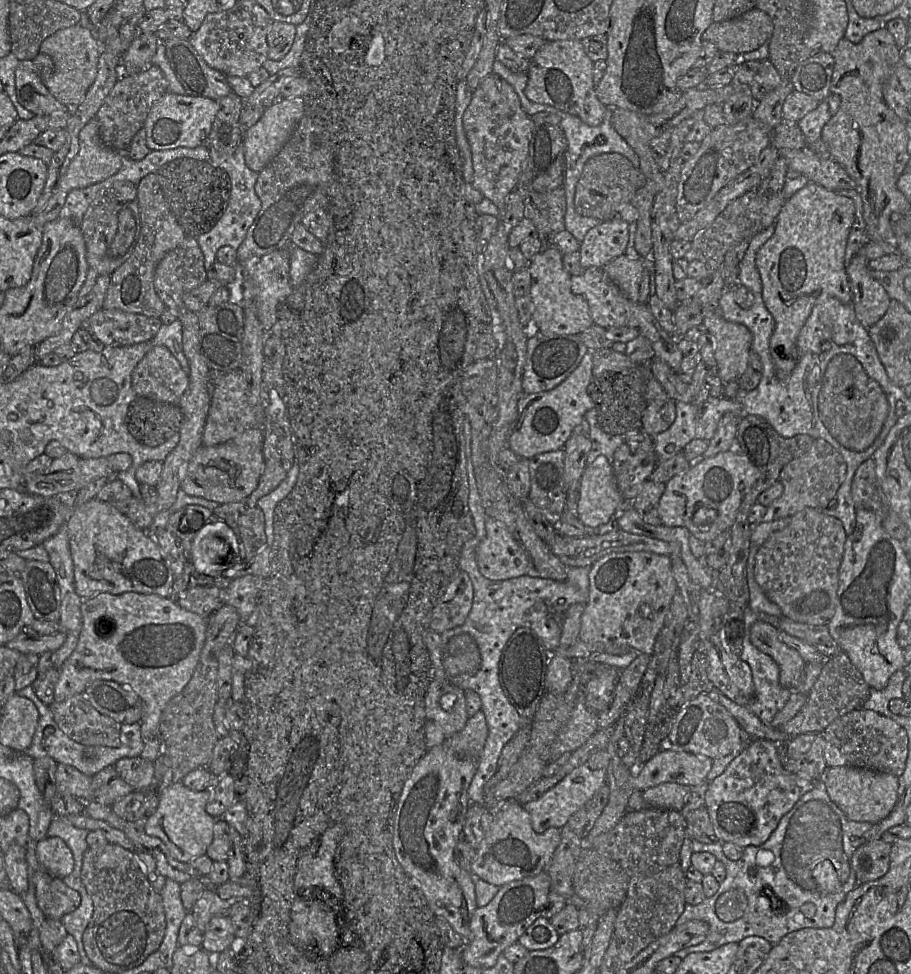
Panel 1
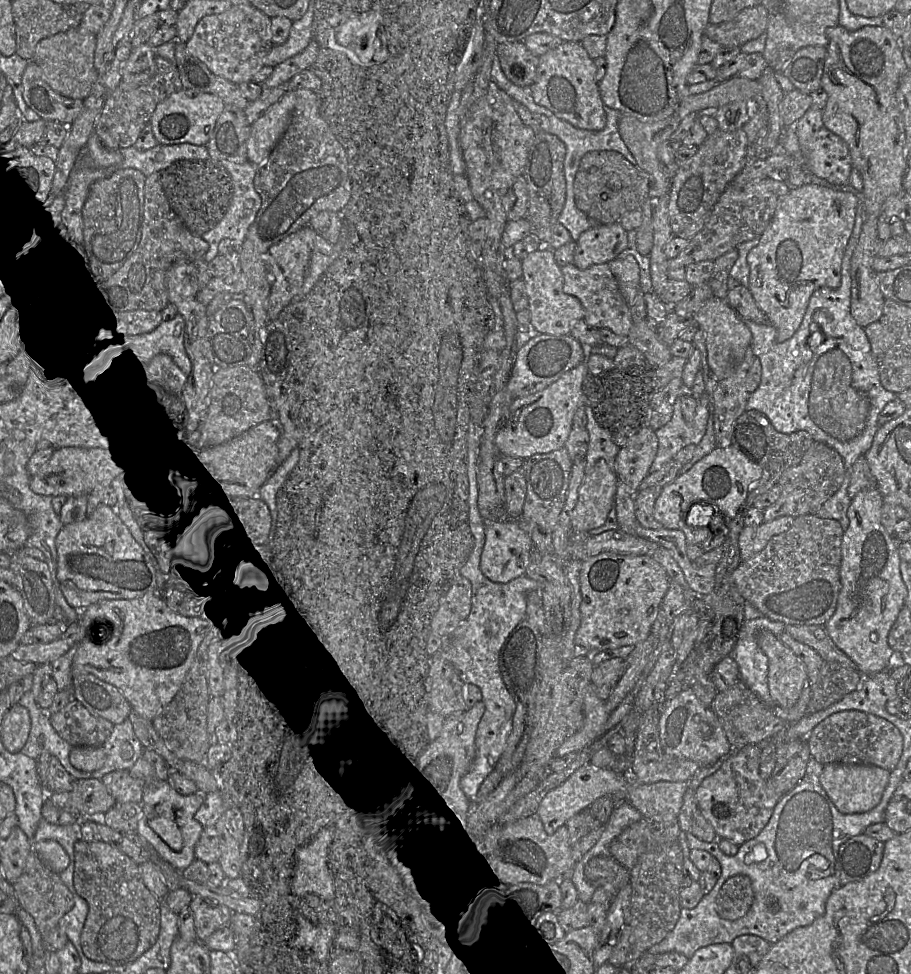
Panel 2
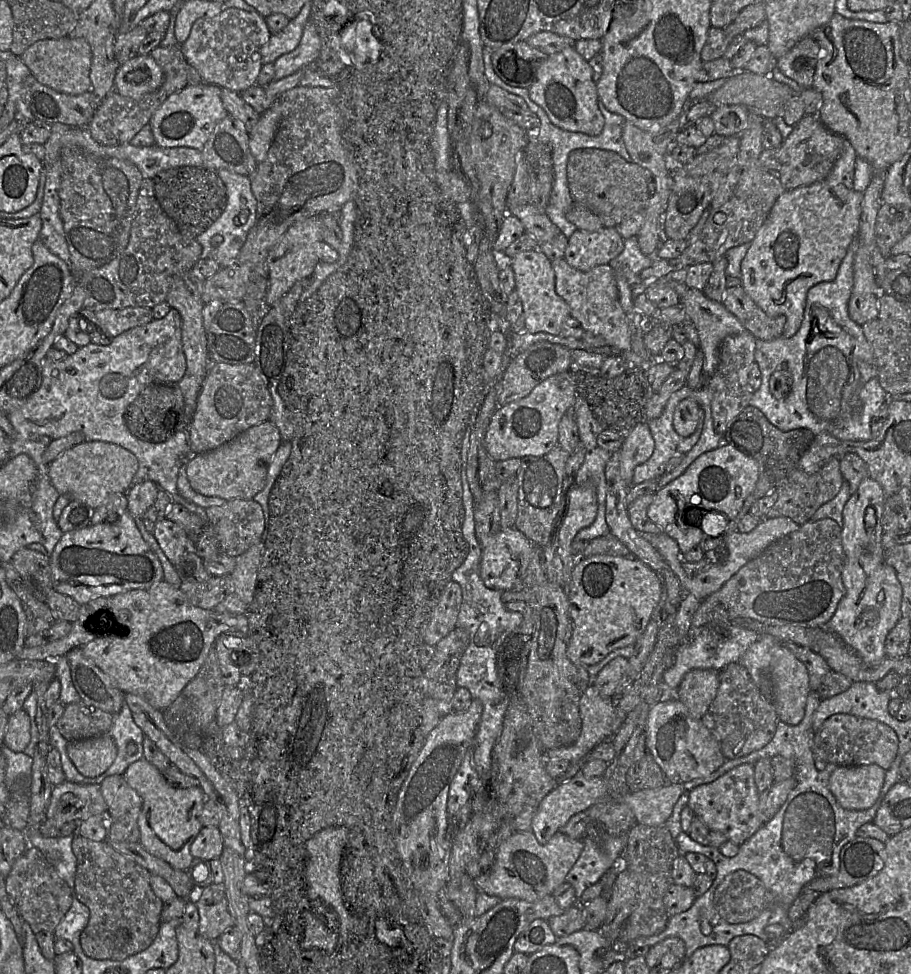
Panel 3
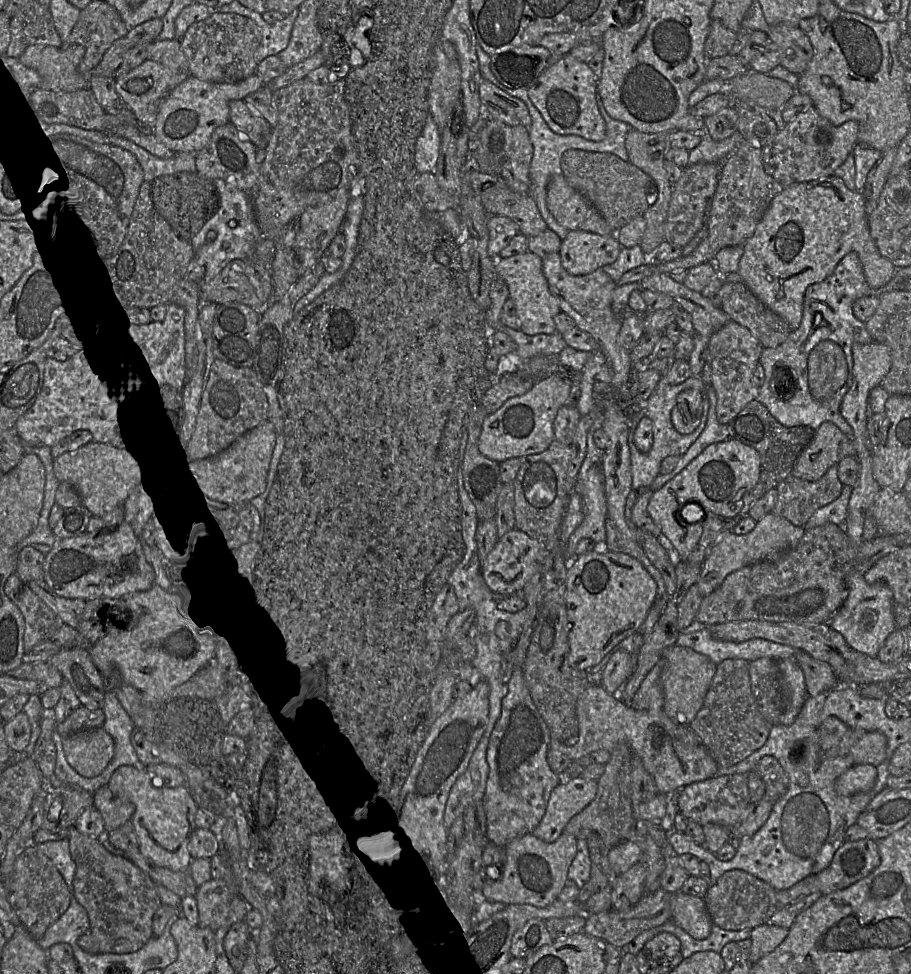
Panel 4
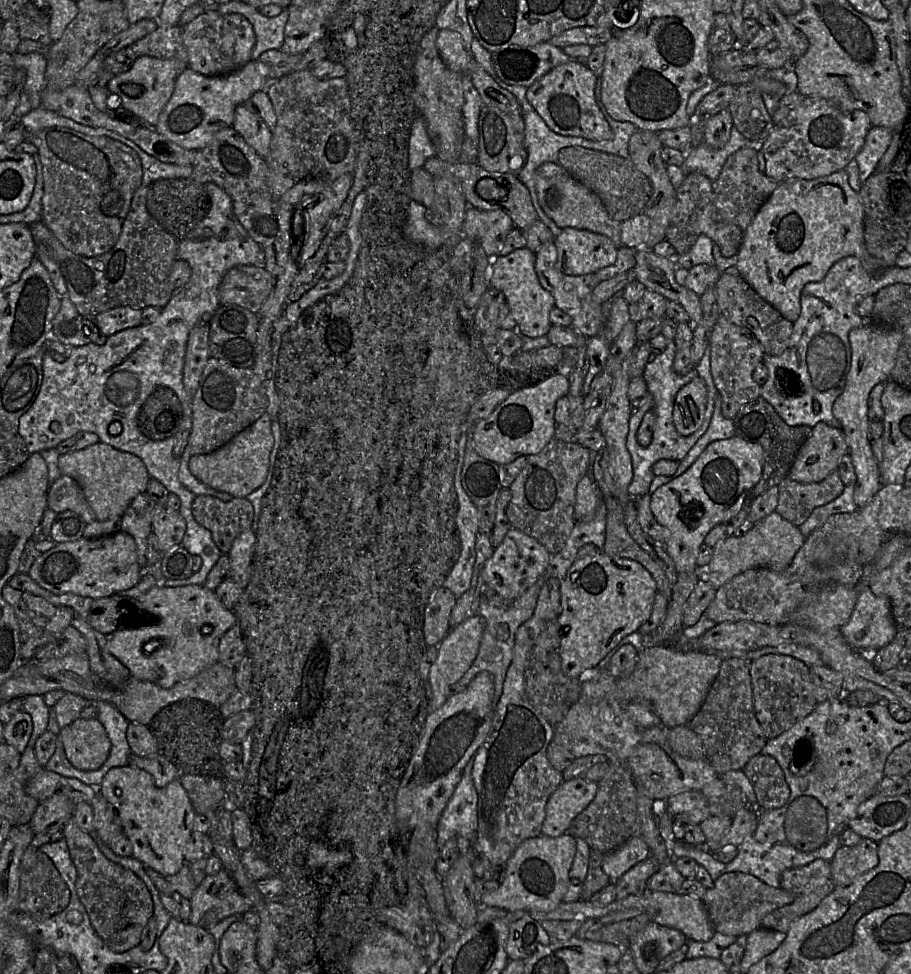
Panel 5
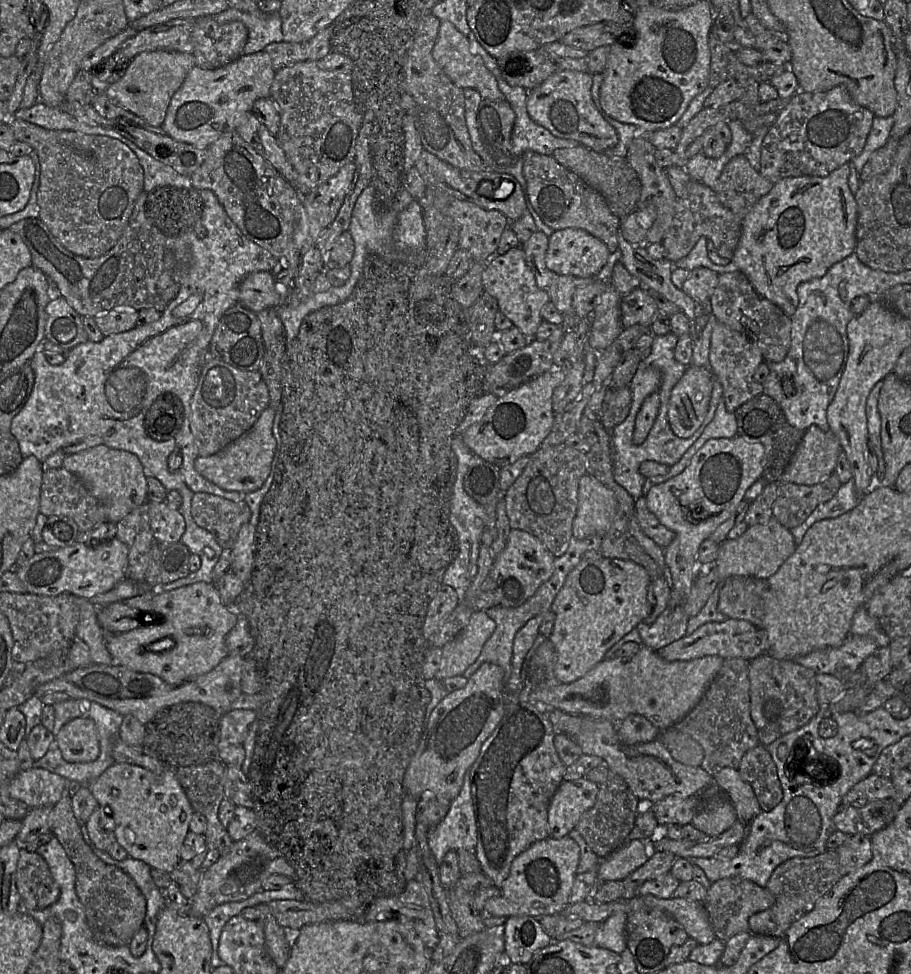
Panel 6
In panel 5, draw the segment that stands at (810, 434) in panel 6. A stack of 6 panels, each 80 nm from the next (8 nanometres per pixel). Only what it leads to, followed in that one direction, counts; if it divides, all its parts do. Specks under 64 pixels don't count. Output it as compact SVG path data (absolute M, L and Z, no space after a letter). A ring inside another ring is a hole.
M818 422L797 453L788 478L800 483L818 483L837 470L848 445L841 429Z

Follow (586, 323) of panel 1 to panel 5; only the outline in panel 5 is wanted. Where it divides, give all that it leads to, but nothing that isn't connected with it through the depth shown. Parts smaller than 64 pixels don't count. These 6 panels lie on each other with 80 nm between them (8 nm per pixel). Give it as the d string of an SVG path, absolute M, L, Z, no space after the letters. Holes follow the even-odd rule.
M528 248L516 249L506 256L491 258L489 284L503 292L505 302L509 305L517 329L528 337L540 337L547 334L552 323L549 313L555 306L553 296L545 290L535 271L535 253Z

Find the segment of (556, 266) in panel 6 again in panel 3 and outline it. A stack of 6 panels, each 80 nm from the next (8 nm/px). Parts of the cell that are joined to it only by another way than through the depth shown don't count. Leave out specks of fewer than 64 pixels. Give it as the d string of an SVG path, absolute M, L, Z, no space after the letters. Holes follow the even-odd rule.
M603 226L596 231L576 229L568 238L564 259L576 270L586 272L596 266L608 264L616 258L623 251L624 240L616 227Z

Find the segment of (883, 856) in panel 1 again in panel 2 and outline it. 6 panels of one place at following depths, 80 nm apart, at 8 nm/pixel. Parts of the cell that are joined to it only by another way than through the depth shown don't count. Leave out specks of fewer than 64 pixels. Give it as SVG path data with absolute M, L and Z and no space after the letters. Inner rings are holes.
M860 834L843 843L837 854L835 874L843 886L866 879L876 872L882 862L884 843Z

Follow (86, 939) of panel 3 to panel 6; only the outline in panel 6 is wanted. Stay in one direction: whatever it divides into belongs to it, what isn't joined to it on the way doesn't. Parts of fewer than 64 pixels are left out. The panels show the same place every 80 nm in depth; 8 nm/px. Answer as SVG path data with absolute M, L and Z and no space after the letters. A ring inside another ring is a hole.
M62 795L50 812L51 833L63 846L75 867L76 893L84 906L87 920L91 925L98 925L104 931L115 935L120 940L120 946L128 946L136 932L144 925L147 909L145 896L126 872L106 864L95 855L84 841L81 825L74 815L71 795Z

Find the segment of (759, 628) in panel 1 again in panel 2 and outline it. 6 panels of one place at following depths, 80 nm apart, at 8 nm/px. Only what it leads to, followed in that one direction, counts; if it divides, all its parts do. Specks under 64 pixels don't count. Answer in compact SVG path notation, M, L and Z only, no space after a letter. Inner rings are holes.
M768 630L757 634L757 643L768 658L768 687L773 705L781 709L793 707L805 686L811 685L804 664Z

